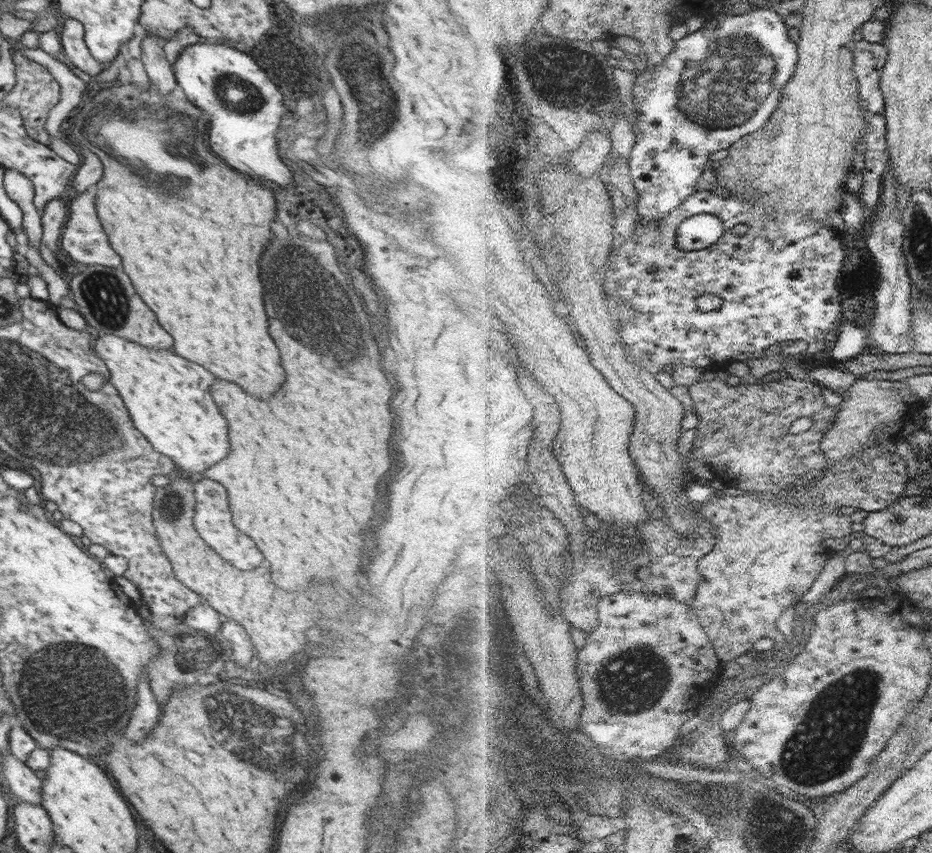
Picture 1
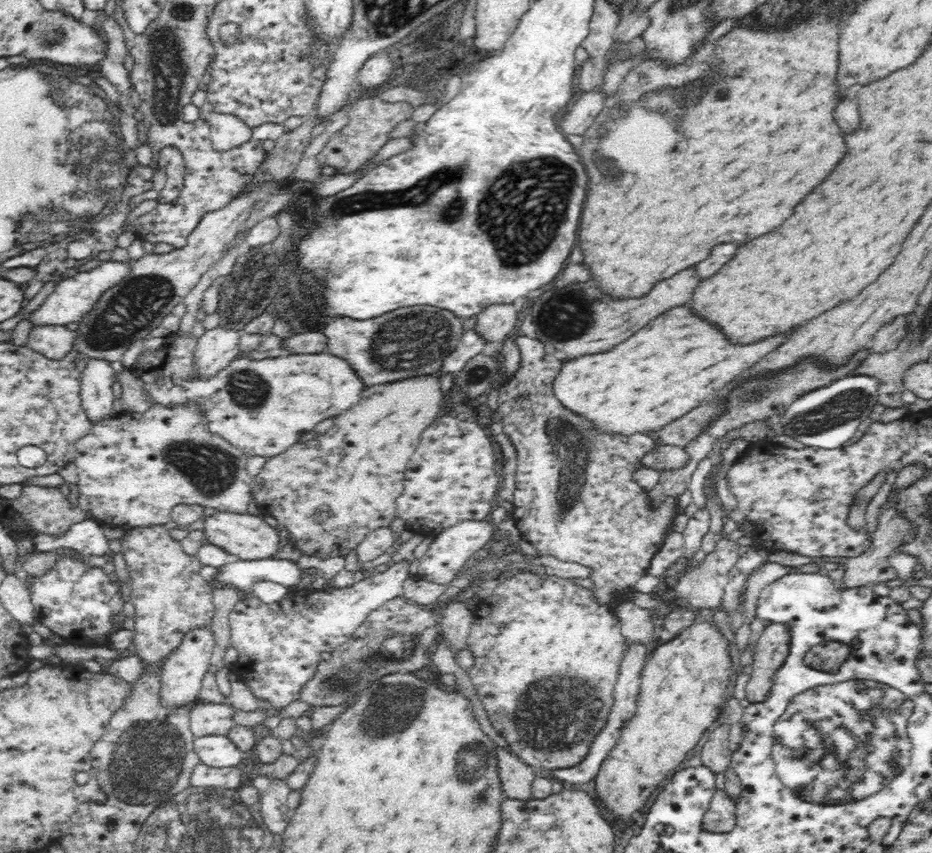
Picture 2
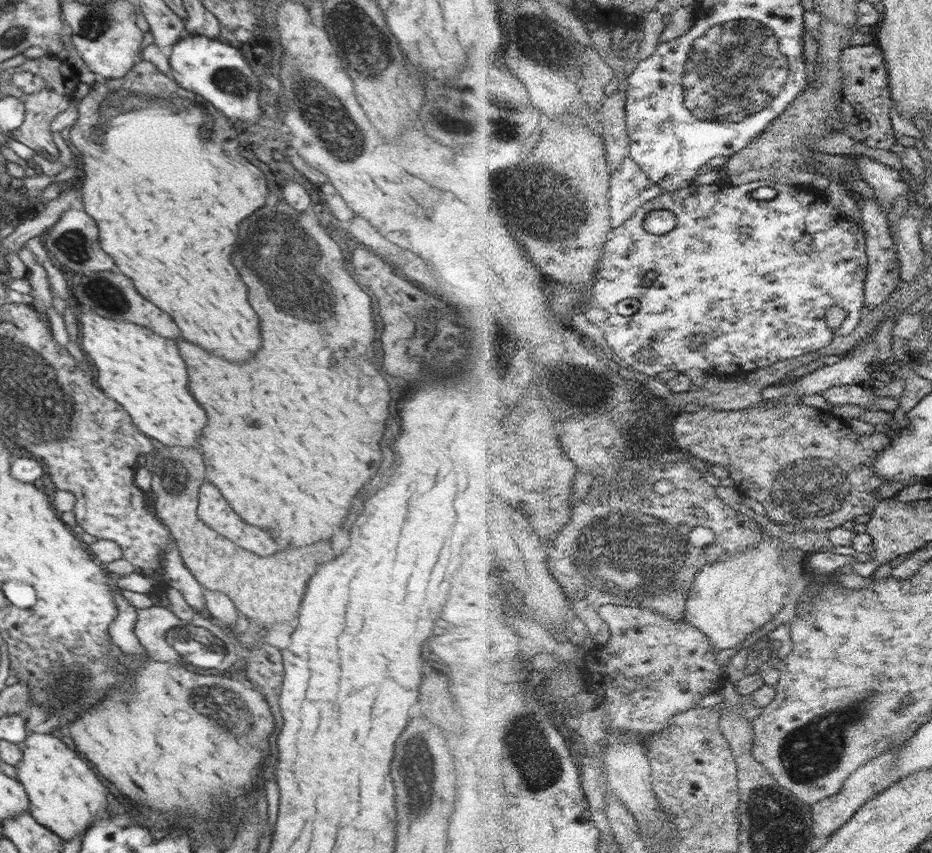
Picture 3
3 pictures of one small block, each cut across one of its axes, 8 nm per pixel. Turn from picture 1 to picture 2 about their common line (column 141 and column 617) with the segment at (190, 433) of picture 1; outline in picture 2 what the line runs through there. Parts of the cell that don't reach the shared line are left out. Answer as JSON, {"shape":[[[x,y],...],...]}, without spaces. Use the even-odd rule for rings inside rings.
{"shape":[[[676,306],[674,310],[668,310],[666,314],[654,318],[650,326],[644,326],[626,342],[617,344],[614,350],[564,360],[564,366],[554,380],[554,395],[570,411],[596,422],[595,428],[599,432],[606,430],[608,434],[618,432],[623,436],[644,433],[655,435],[664,426],[670,425],[670,422],[714,398],[720,388],[738,378],[752,364],[760,362],[782,342],[786,342],[788,334],[792,332],[770,336],[754,344],[732,344],[714,324],[692,314],[690,306]]]}

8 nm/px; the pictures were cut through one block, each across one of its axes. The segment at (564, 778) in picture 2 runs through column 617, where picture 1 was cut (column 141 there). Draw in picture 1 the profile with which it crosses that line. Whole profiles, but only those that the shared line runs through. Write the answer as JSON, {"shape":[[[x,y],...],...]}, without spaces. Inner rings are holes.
{"shape":[[[146,682],[138,686],[138,706],[130,718],[130,724],[124,730],[124,736],[130,742],[142,742],[158,724],[160,708],[152,688],[148,688]]]}

